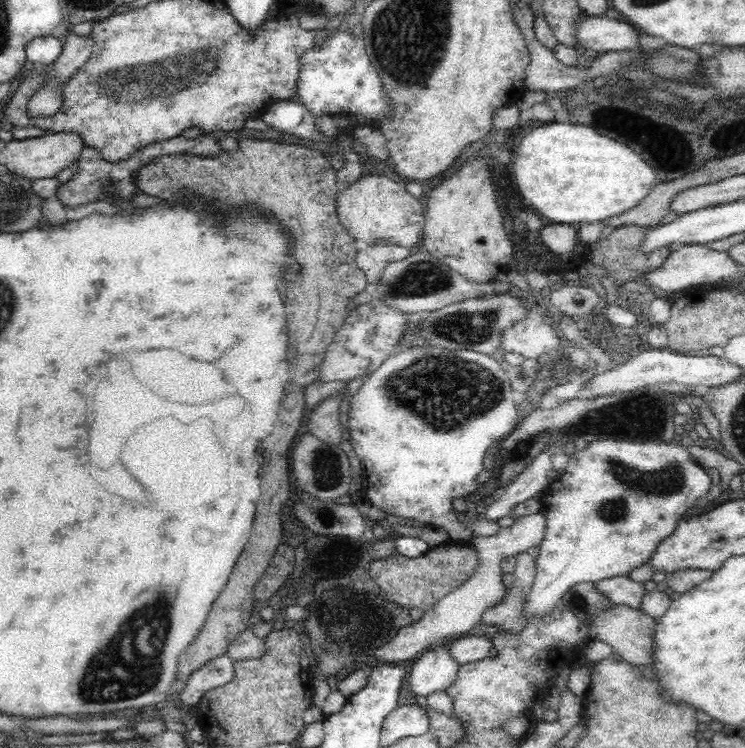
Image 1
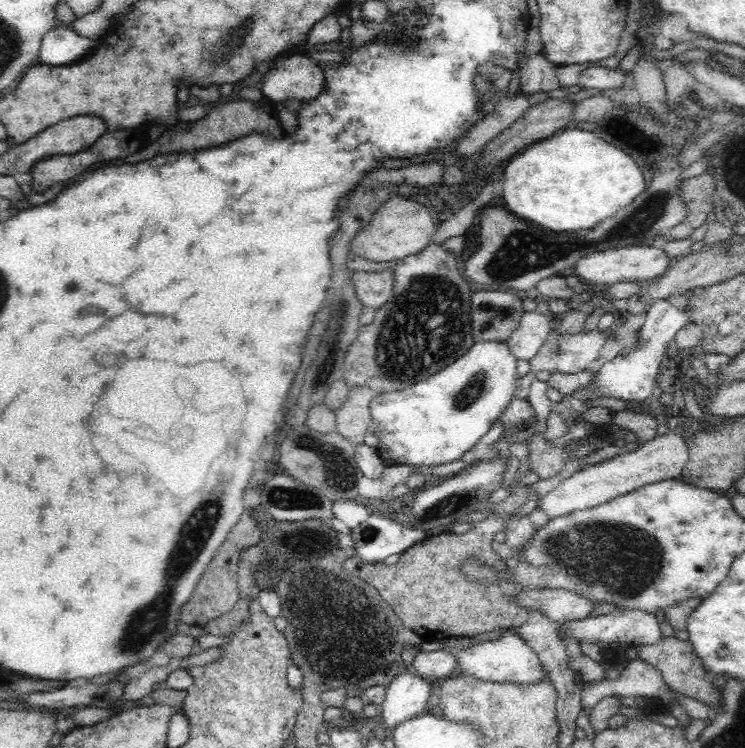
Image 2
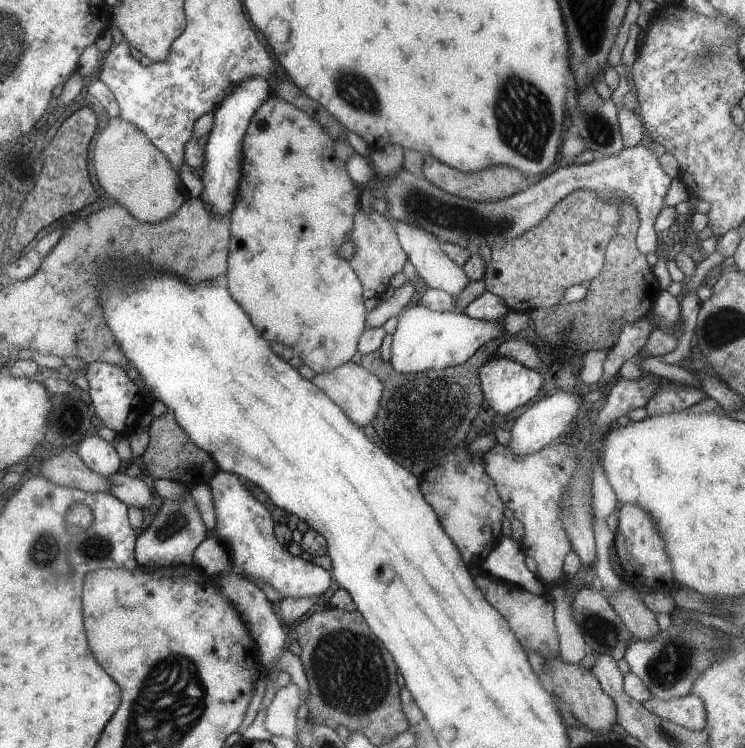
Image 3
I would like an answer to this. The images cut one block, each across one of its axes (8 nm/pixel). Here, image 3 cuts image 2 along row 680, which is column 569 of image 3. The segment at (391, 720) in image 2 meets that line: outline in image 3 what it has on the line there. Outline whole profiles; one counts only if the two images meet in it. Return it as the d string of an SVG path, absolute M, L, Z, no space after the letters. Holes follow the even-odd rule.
M558 390L555 394L546 397L543 400L537 400L532 406L529 406L523 414L515 419L510 430L509 442L505 445L516 455L526 455L542 446L559 439L564 439L570 430L570 425L575 422L575 416L580 411L579 405L582 398L577 393L564 392Z

